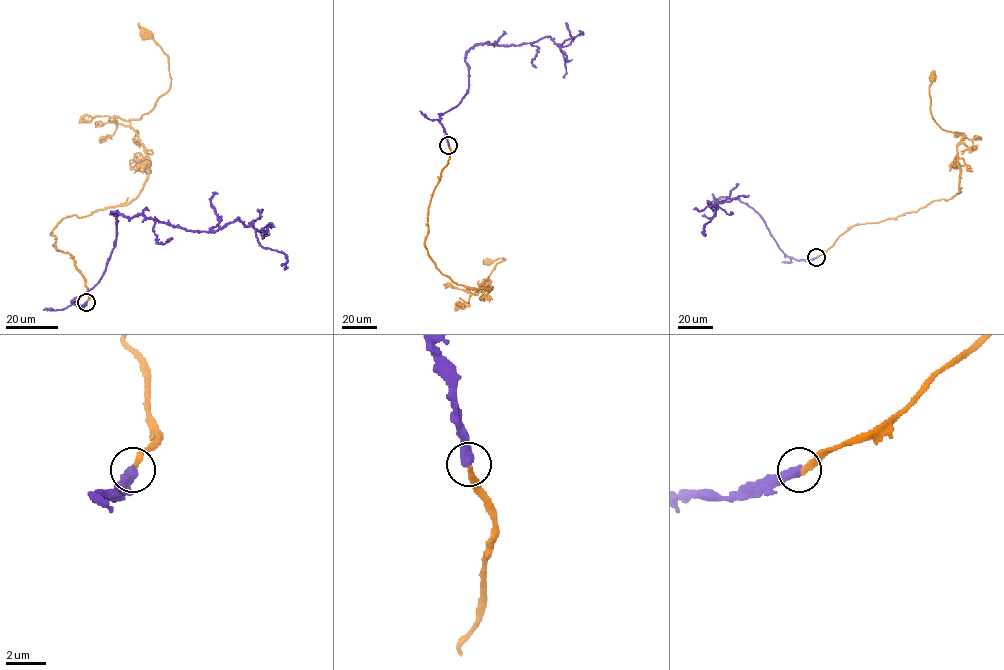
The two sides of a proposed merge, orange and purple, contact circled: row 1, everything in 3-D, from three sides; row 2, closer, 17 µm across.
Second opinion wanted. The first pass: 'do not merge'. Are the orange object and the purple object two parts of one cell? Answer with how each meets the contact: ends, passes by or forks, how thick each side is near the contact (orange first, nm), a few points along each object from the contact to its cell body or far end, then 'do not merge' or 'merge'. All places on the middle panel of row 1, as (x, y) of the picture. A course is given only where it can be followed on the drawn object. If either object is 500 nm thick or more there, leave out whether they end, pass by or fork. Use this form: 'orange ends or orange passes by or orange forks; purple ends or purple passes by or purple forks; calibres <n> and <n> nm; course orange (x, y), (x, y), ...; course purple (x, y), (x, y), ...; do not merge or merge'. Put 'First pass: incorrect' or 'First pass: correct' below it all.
calibres 280 and 500 nm; course orange (448, 145), (428, 209), (425, 247), (454, 282), (490, 287), (477, 293), (505, 259), (489, 262); course purple (448, 145), (440, 117), (467, 93), (470, 49), (549, 36), (561, 45), (583, 34); do not merge
First pass: correct

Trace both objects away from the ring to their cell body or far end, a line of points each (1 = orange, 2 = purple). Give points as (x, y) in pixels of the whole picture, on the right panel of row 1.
1: (816, 257), (852, 226), (917, 212), (959, 193), (957, 145), (964, 136), (942, 129), (933, 119), (933, 79)
2: (816, 257), (788, 257), (761, 216), (737, 198), (714, 199), (715, 210), (707, 201), (716, 208), (705, 234)

